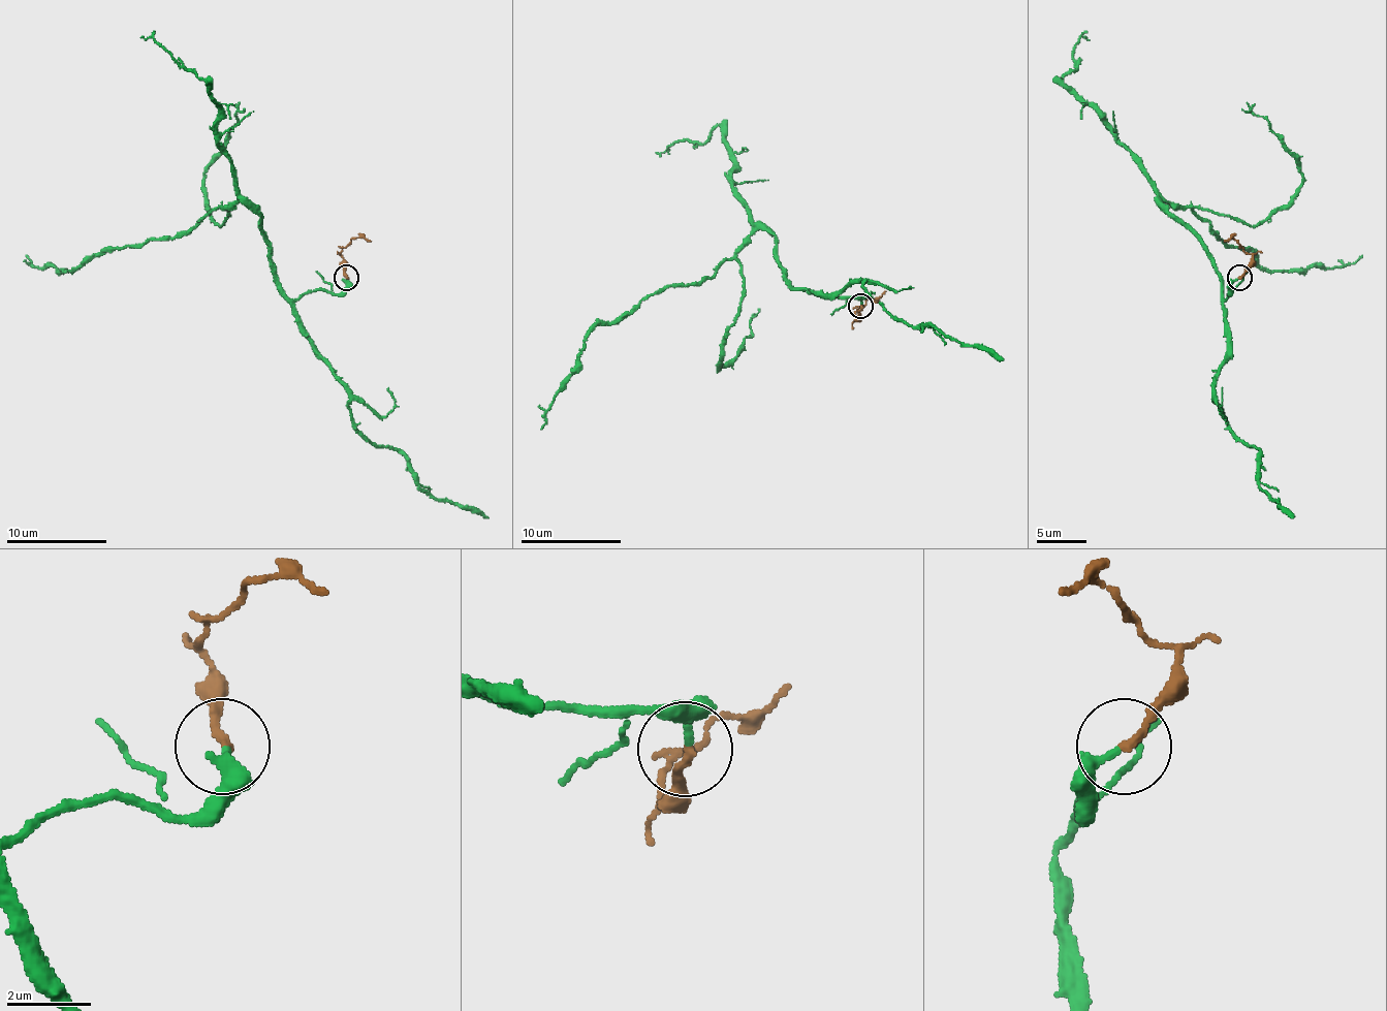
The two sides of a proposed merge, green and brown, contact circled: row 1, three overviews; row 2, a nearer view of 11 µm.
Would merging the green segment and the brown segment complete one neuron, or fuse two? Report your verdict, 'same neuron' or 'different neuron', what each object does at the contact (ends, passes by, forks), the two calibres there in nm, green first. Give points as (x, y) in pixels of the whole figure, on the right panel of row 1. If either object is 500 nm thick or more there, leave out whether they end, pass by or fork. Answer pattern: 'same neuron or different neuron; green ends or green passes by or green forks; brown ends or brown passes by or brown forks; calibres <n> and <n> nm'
same neuron; green ends; brown ends; calibres 260 and 200 nm

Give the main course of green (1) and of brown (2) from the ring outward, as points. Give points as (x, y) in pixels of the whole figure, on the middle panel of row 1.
1: (860, 306), (792, 285), (778, 241), (757, 230), (710, 278), (665, 285), (590, 333), (540, 428)
2: (860, 306), (857, 318), (855, 313), (870, 298), (878, 298), (885, 290)

